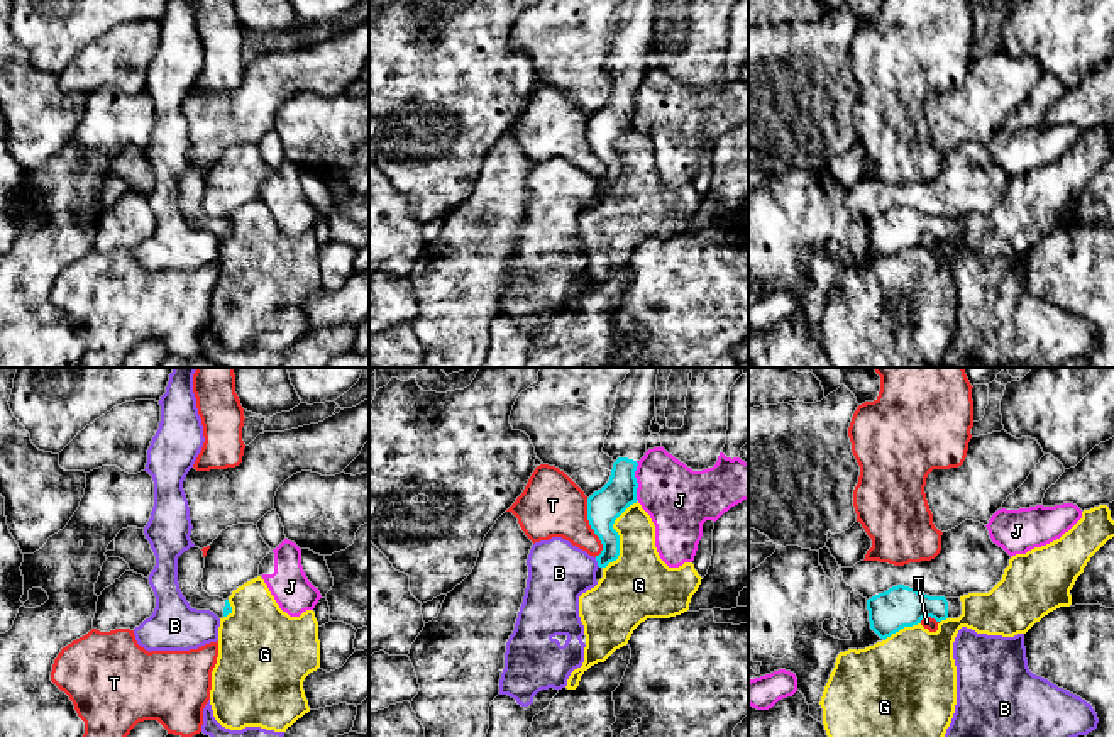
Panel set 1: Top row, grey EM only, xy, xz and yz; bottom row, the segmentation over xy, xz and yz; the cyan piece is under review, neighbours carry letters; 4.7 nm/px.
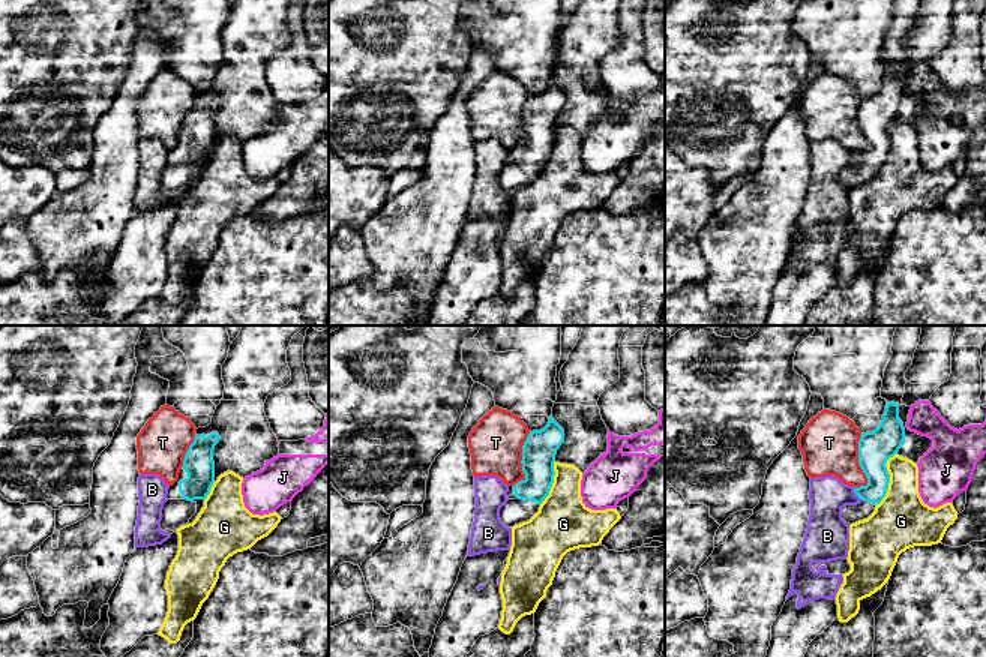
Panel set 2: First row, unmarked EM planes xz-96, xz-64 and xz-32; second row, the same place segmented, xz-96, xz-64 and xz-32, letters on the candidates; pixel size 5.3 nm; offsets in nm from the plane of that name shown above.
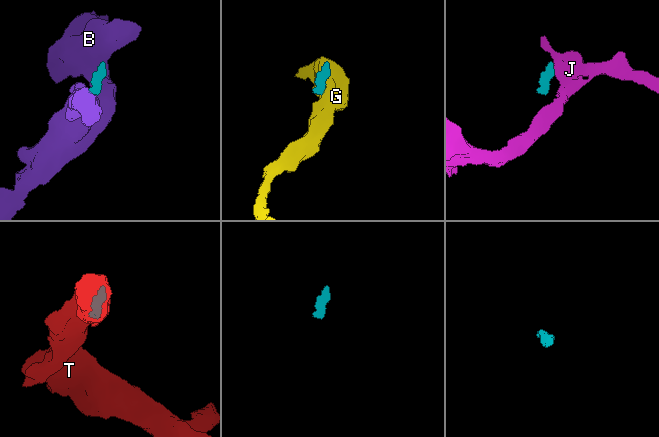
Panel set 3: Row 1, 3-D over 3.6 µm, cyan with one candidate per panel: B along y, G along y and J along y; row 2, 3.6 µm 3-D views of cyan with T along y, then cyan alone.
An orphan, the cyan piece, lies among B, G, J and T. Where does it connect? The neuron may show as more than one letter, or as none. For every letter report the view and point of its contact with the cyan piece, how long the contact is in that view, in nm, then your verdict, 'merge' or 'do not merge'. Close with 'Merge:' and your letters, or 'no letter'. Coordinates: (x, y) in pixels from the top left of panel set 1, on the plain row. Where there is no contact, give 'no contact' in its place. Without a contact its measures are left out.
B: meets cyan in xz at (598, 183); contact 50 nm long; do not merge
G: meets cyan in xz at (618, 156); contact 360 nm long; do not merge
J: meets cyan in xz at (635, 102); contact 190 nm long; do not merge
T: meets cyan in xz at (591, 148); contact 280 nm long; do not merge
Merge: no letter

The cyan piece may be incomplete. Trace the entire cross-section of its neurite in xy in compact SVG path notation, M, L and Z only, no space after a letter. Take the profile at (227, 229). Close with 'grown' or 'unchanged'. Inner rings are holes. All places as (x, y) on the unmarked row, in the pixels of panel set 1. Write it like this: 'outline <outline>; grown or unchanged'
outline M190 168L178 178L178 203L183 217L190 224L191 229L196 230L210 230L218 239L227 237L232 234L232 227L229 220L220 217L210 217L203 210L203 188L205 178L200 168Z; grown

